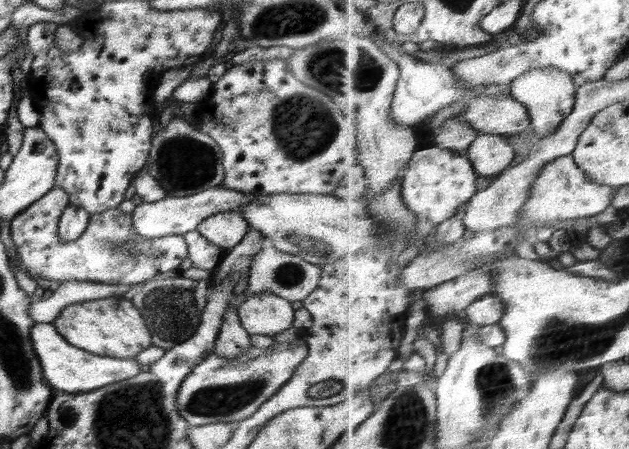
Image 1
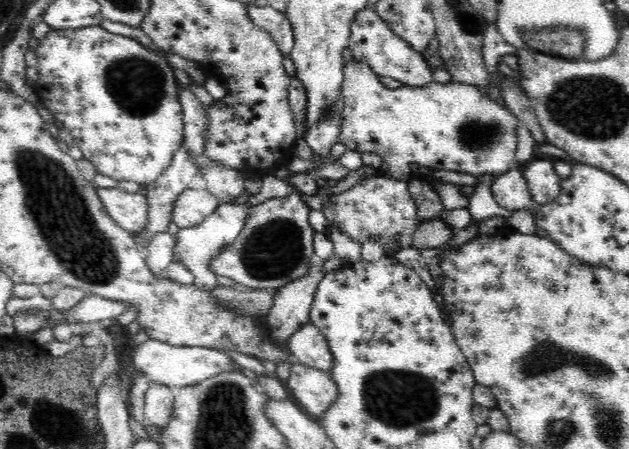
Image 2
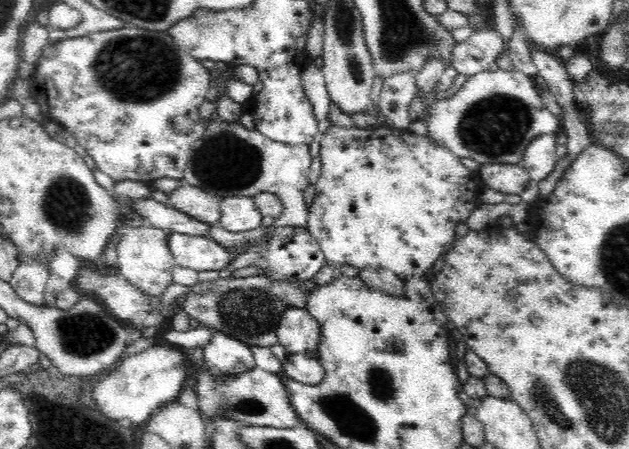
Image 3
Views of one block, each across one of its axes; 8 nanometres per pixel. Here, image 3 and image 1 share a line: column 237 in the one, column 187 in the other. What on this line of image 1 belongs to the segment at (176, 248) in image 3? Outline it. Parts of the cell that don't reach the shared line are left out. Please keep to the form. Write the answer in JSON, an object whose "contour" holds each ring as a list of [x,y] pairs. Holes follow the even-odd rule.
{"contour":[[[54,187],[20,214],[16,214],[10,222],[10,235],[18,252],[17,264],[26,269],[34,280],[41,277],[50,281],[80,280],[109,285],[142,285],[160,273],[178,271],[182,261],[189,256],[183,235],[152,240],[129,236],[129,215],[122,214],[118,208],[93,214],[84,232],[76,240],[60,242],[58,221],[69,204],[66,192]]]}

